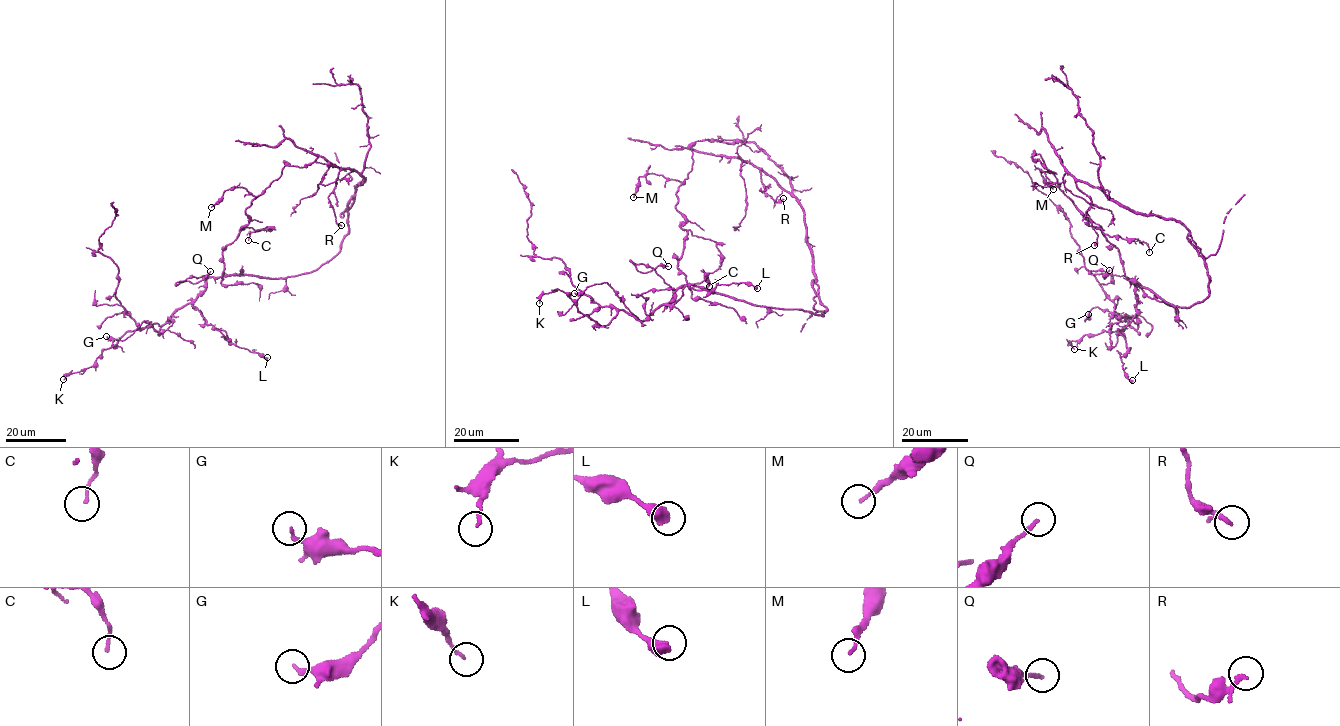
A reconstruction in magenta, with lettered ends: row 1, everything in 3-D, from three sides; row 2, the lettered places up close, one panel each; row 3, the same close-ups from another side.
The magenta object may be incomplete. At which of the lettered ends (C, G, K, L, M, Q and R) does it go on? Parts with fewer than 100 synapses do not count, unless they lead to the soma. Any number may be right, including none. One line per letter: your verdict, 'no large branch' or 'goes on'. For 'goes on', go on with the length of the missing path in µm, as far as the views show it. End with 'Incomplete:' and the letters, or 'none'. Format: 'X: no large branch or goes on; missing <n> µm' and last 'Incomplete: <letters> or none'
C: no large branch
G: no large branch
K: no large branch
L: no large branch
M: no large branch
Q: no large branch
R: no large branch
Incomplete: none

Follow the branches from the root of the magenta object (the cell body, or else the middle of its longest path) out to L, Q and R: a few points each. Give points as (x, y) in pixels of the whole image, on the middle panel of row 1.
L: (756, 306), (692, 284), (681, 285), (667, 304), (681, 297), (687, 286), (709, 292), (734, 283), (757, 288)
Q: (756, 306), (692, 284), (673, 289), (653, 268), (630, 261), (642, 273), (657, 266), (668, 266)
R: (756, 306), (826, 308), (812, 286), (801, 204), (760, 170), (759, 190), (783, 198)

